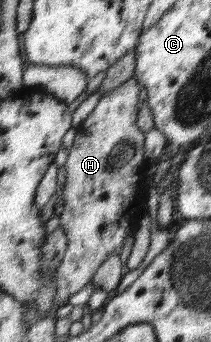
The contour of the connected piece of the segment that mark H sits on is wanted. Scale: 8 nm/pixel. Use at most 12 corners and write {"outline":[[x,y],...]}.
{"outline":[[139,79],[107,93],[66,165],[55,310],[148,213]]}

